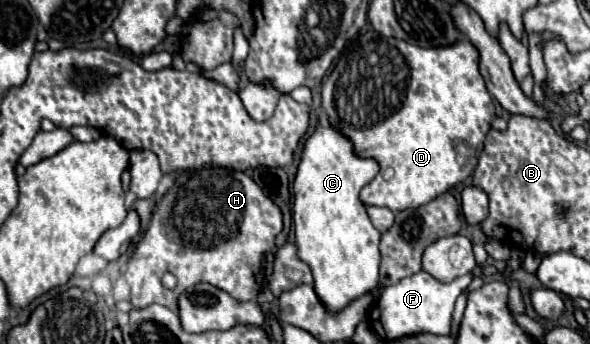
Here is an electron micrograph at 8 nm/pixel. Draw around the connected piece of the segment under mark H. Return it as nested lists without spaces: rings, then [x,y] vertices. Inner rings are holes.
[[[202,167],[194,171],[184,171],[176,177],[172,189],[156,203],[150,225],[144,231],[140,243],[134,249],[132,259],[126,265],[124,277],[132,289],[130,303],[136,309],[144,309],[152,303],[160,303],[176,311],[178,295],[196,283],[210,283],[238,301],[254,301],[264,285],[262,277],[262,257],[274,247],[276,235],[282,231],[282,213],[270,197],[266,197],[260,187],[242,171],[222,169],[222,167]],[[164,273],[174,273],[178,279],[176,289],[166,289],[162,285]]]

